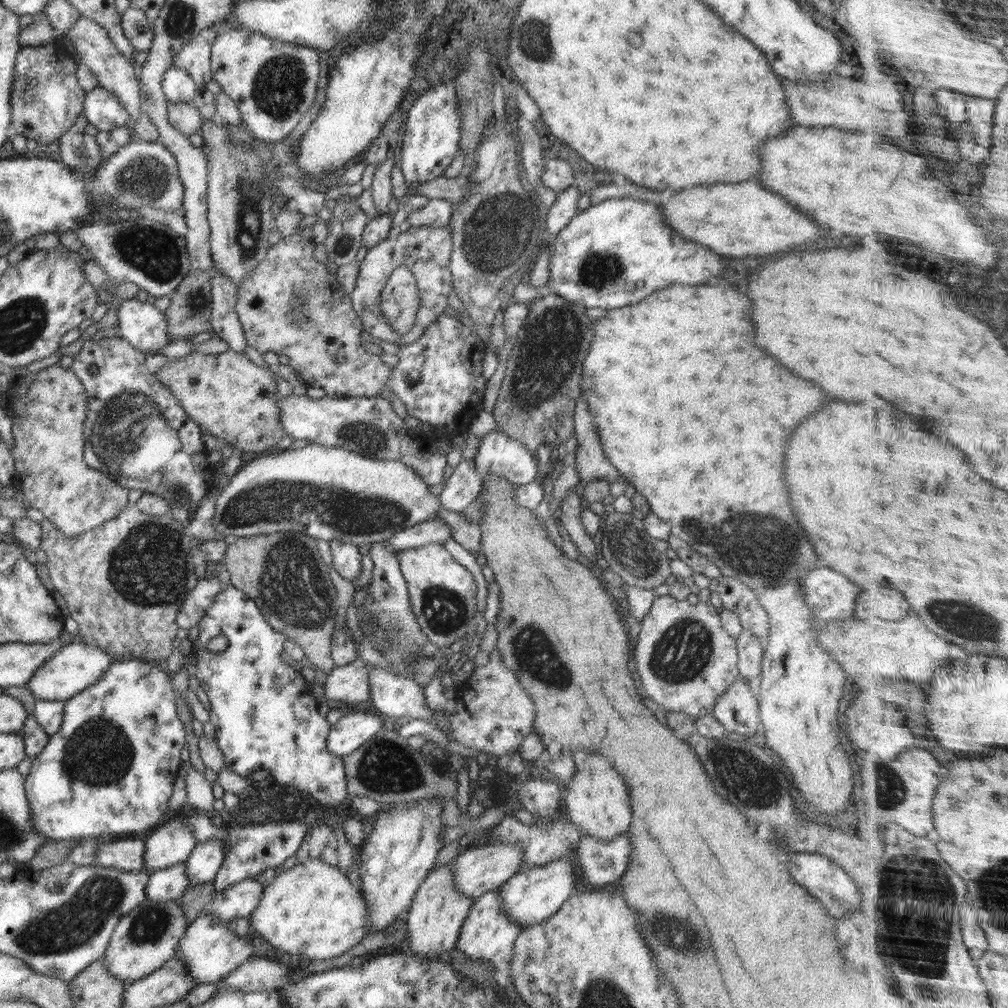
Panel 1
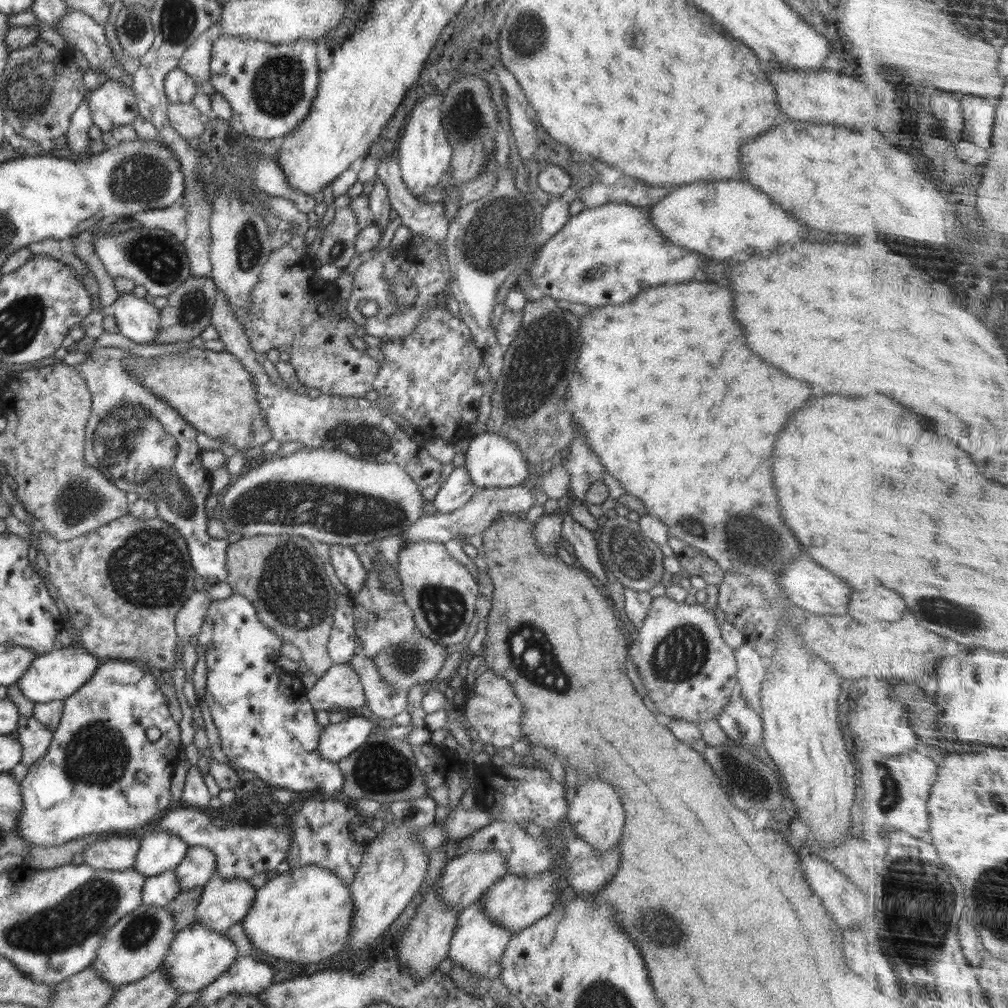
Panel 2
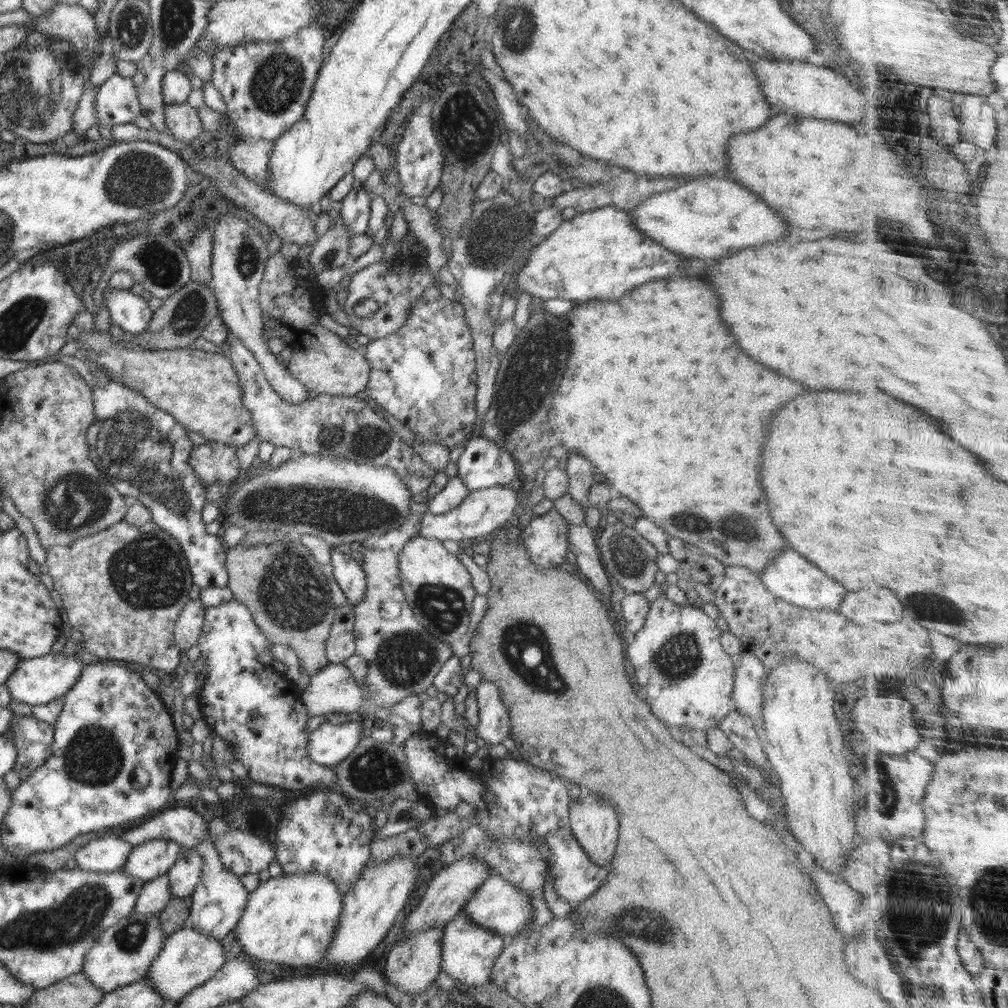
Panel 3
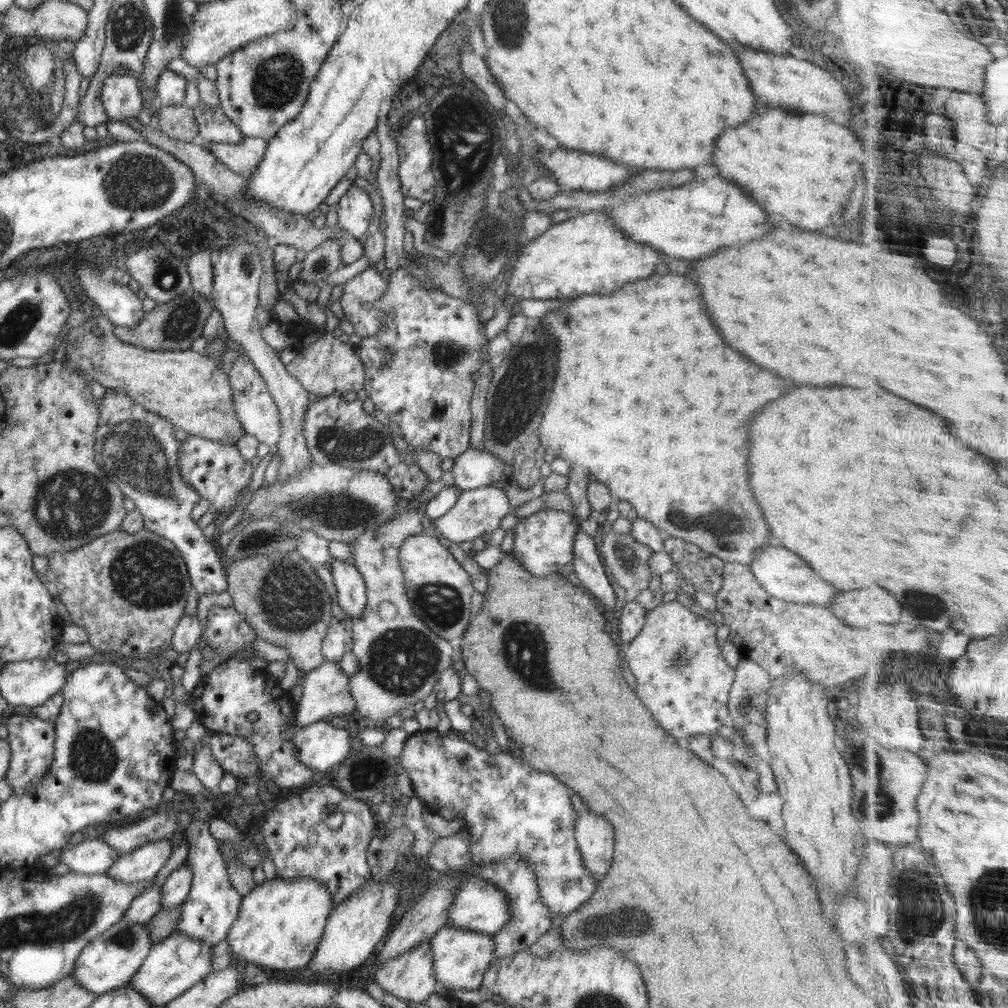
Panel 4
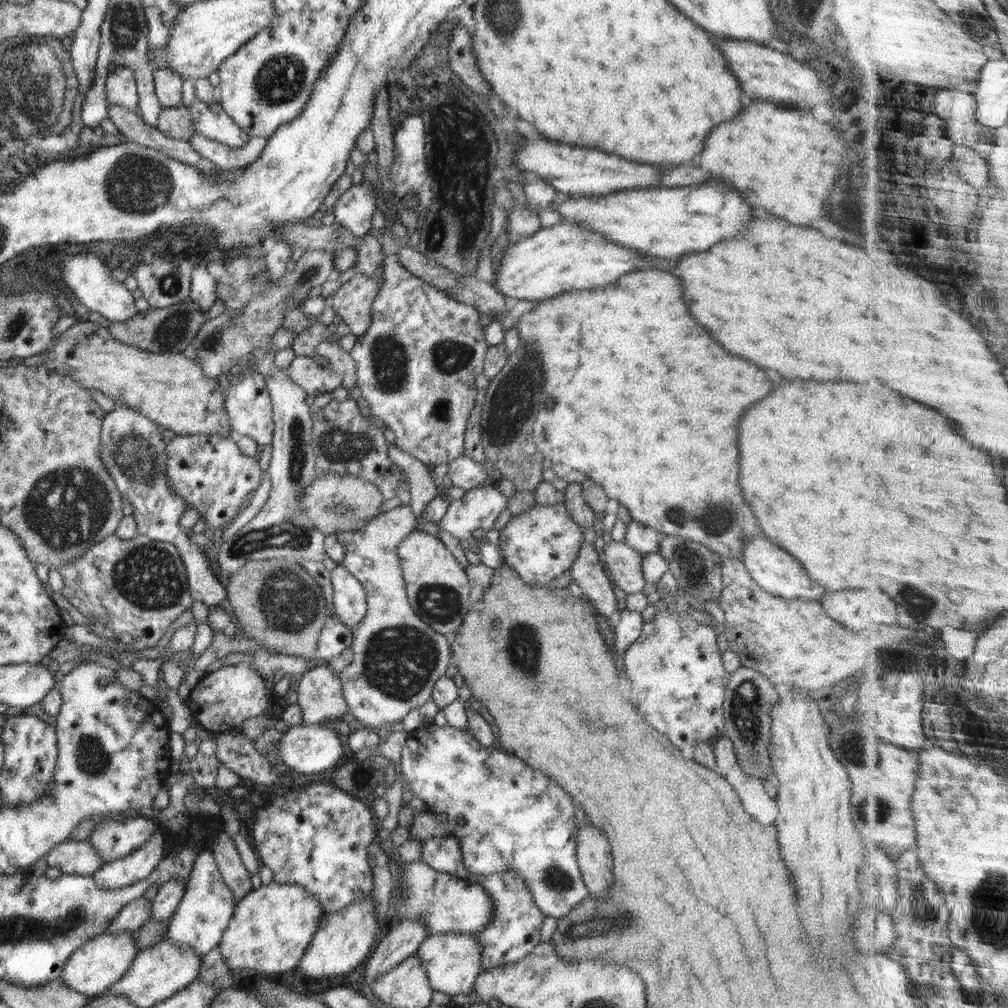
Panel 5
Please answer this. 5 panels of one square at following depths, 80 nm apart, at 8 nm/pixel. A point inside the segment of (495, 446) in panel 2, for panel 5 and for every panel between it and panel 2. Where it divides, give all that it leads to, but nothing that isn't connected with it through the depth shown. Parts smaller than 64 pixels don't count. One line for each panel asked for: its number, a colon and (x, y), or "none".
3: (483, 464)
4: (474, 468)
5: (464, 473)

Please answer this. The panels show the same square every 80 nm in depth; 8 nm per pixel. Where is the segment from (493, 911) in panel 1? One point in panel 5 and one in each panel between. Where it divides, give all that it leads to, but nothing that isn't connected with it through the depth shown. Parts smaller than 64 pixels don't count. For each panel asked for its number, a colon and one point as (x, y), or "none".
2: (478, 944)
3: (468, 951)
4: (460, 957)
5: (452, 961)

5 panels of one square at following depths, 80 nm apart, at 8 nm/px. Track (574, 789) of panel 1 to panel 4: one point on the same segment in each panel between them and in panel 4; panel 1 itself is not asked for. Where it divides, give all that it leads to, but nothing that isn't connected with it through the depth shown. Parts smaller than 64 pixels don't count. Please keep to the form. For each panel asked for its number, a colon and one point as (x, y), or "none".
2: (595, 814)
3: (593, 823)
4: (595, 839)

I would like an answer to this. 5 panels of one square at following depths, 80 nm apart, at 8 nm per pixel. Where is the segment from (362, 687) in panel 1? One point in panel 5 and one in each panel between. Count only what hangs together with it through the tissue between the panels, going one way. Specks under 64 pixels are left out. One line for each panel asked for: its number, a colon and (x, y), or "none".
2: (340, 687)
3: (333, 689)
4: (325, 691)
5: (320, 693)

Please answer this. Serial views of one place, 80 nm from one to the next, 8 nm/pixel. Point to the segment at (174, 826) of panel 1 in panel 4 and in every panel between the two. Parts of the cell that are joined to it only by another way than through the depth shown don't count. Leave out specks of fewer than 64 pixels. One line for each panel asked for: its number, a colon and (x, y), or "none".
2: (161, 851)
3: (151, 859)
4: (143, 864)

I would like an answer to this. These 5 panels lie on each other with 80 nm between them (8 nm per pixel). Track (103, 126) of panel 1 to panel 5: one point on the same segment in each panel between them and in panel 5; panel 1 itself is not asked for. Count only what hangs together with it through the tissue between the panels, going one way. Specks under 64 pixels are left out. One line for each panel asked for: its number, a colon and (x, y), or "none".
2: (111, 105)
3: (116, 100)
4: (121, 97)
5: (120, 88)

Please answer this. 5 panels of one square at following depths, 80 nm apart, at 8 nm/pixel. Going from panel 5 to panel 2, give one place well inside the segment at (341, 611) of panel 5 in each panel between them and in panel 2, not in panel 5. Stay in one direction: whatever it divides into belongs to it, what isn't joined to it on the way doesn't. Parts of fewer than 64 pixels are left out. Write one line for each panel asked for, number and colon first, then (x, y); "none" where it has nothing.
2: (347, 566)
3: (350, 576)
4: (351, 590)

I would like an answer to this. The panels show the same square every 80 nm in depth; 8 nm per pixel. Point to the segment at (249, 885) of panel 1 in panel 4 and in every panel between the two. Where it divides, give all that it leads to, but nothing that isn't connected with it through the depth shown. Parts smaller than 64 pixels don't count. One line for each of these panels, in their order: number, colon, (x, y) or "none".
2: (223, 903)
3: (218, 901)
4: (212, 906)

